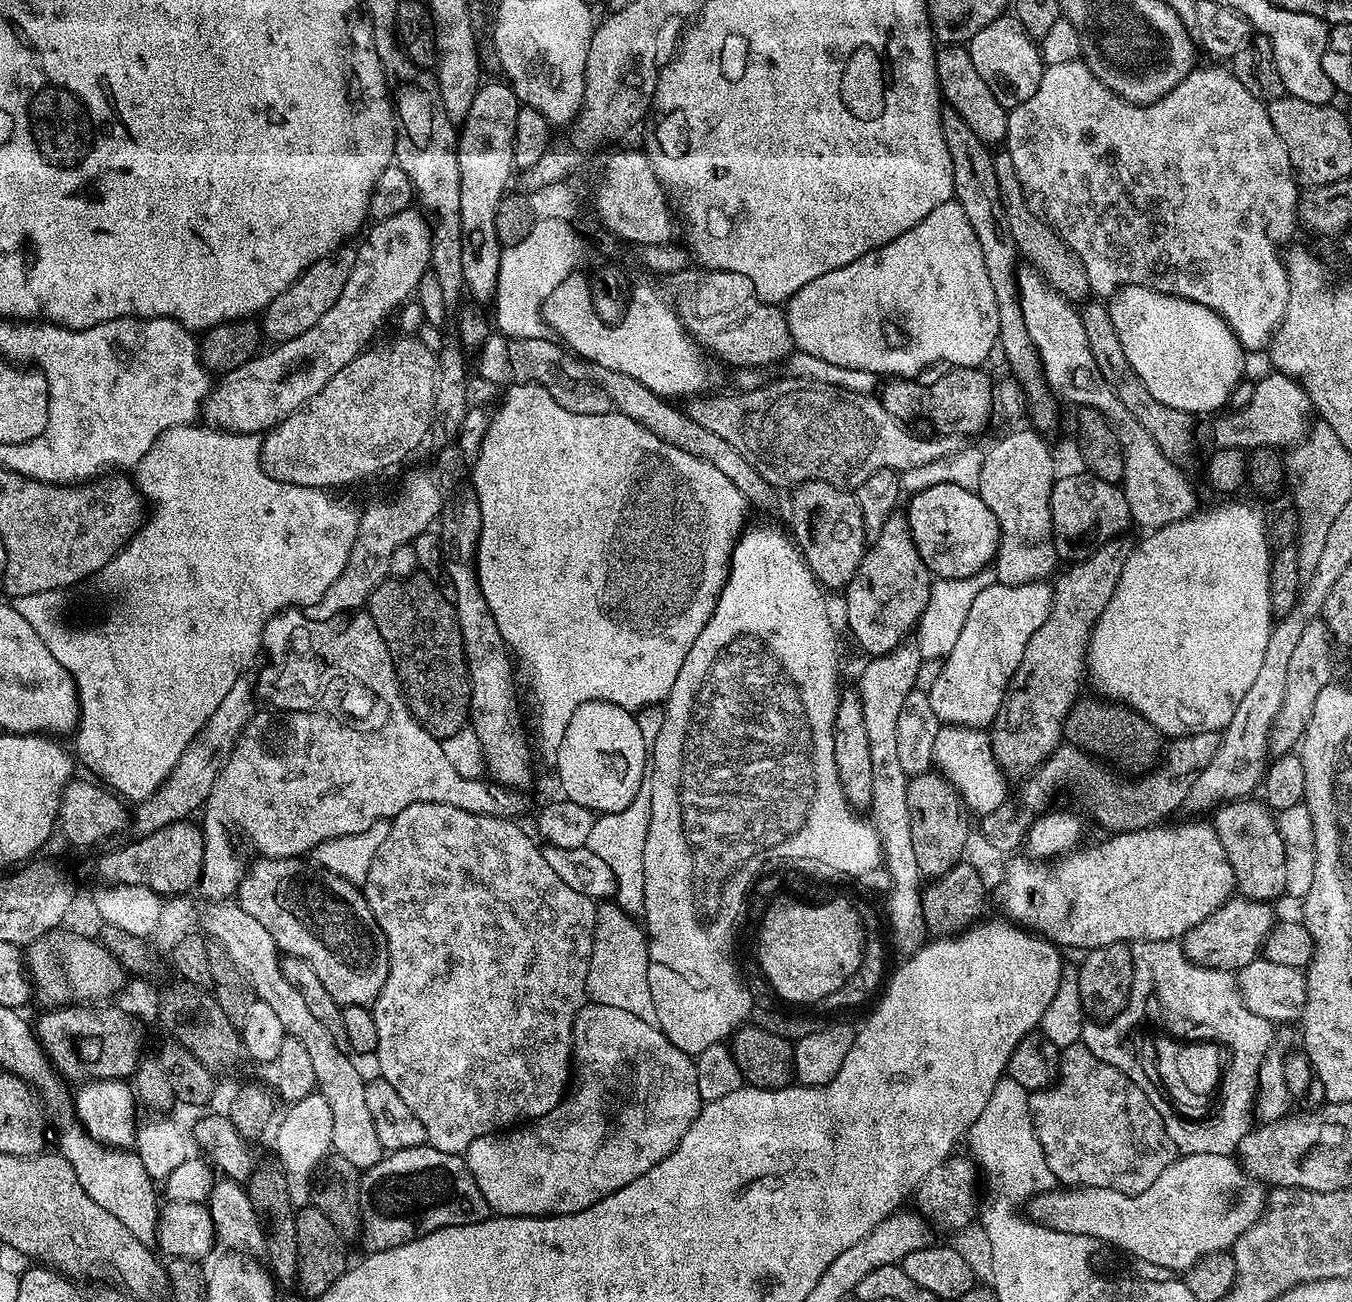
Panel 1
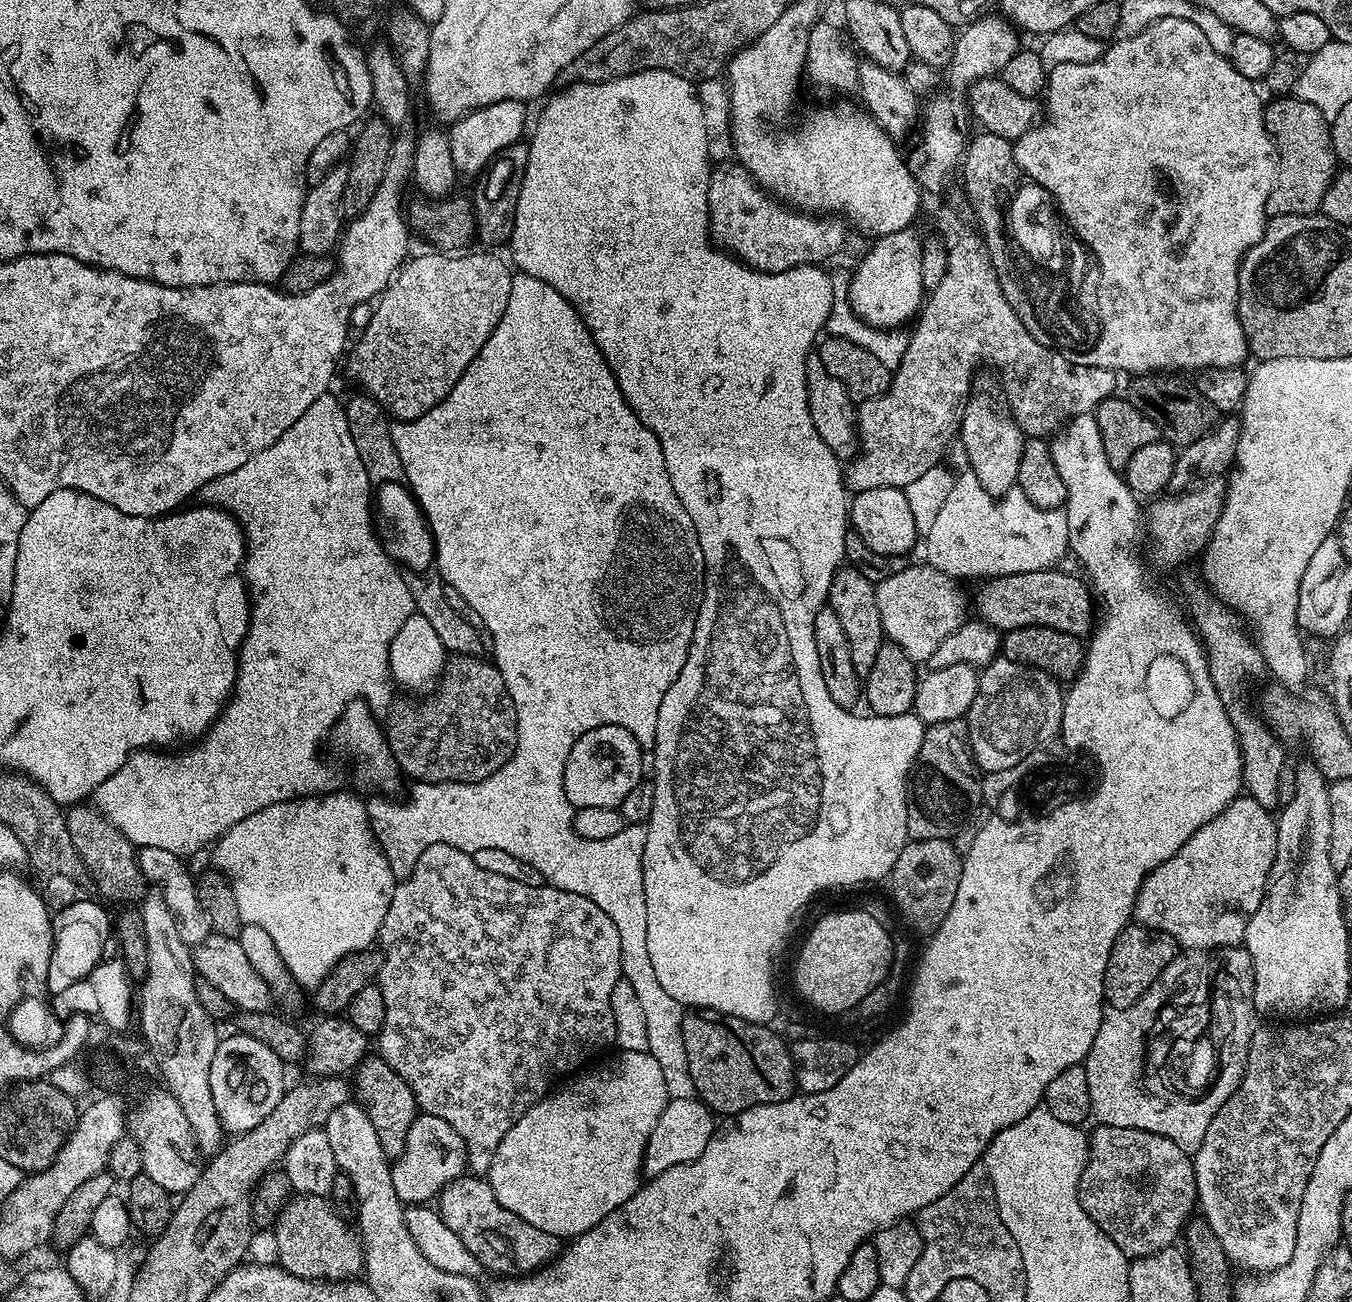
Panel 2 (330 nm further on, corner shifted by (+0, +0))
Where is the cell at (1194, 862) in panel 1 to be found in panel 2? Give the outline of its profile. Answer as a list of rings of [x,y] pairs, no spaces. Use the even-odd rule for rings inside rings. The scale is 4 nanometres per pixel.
[[[1247,794],[1237,796],[1234,802],[1230,802],[1226,806],[1226,810],[1222,810],[1222,814],[1210,818],[1210,822],[1206,822],[1206,826],[1199,828],[1199,830],[1184,843],[1182,850],[1178,850],[1178,854],[1174,854],[1166,862],[1159,864],[1159,866],[1144,879],[1142,886],[1138,890],[1138,898],[1136,899],[1136,910],[1134,913],[1135,923],[1143,924],[1145,928],[1153,928],[1159,932],[1170,934],[1170,938],[1174,938],[1177,945],[1184,950],[1207,950],[1210,948],[1226,948],[1243,945],[1246,926],[1262,902],[1264,891],[1268,888],[1268,875],[1272,873],[1272,867],[1274,866],[1274,854],[1278,846],[1276,821],[1277,817],[1273,815],[1269,809],[1262,807],[1258,802],[1254,802],[1252,796]]]

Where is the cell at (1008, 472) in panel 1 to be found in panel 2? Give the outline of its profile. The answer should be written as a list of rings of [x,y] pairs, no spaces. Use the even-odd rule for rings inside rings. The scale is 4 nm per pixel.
[[[977,391],[969,395],[964,416],[960,419],[958,444],[966,450],[968,468],[988,492],[1003,494],[1016,487],[1018,462],[1022,462],[1025,435],[1007,411],[996,405],[996,400],[986,393]]]

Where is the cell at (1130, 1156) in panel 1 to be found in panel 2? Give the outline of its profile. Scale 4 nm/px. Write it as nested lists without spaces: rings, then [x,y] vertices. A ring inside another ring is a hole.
[[[1097,1123],[1095,1127],[1096,1129],[1090,1132],[1088,1136],[1088,1161],[1082,1170],[1082,1178],[1078,1186],[1078,1198],[1080,1199],[1082,1210],[1086,1210],[1086,1214],[1090,1214],[1090,1218],[1100,1227],[1100,1231],[1108,1235],[1114,1242],[1114,1246],[1118,1246],[1118,1250],[1122,1250],[1124,1256],[1129,1258],[1149,1256],[1163,1248],[1173,1247],[1181,1239],[1182,1233],[1198,1204],[1196,1198],[1196,1166],[1193,1157],[1181,1150],[1174,1142],[1170,1142],[1170,1138],[1166,1138],[1162,1134],[1154,1134],[1153,1132],[1138,1130],[1137,1128],[1106,1126],[1102,1123]]]

